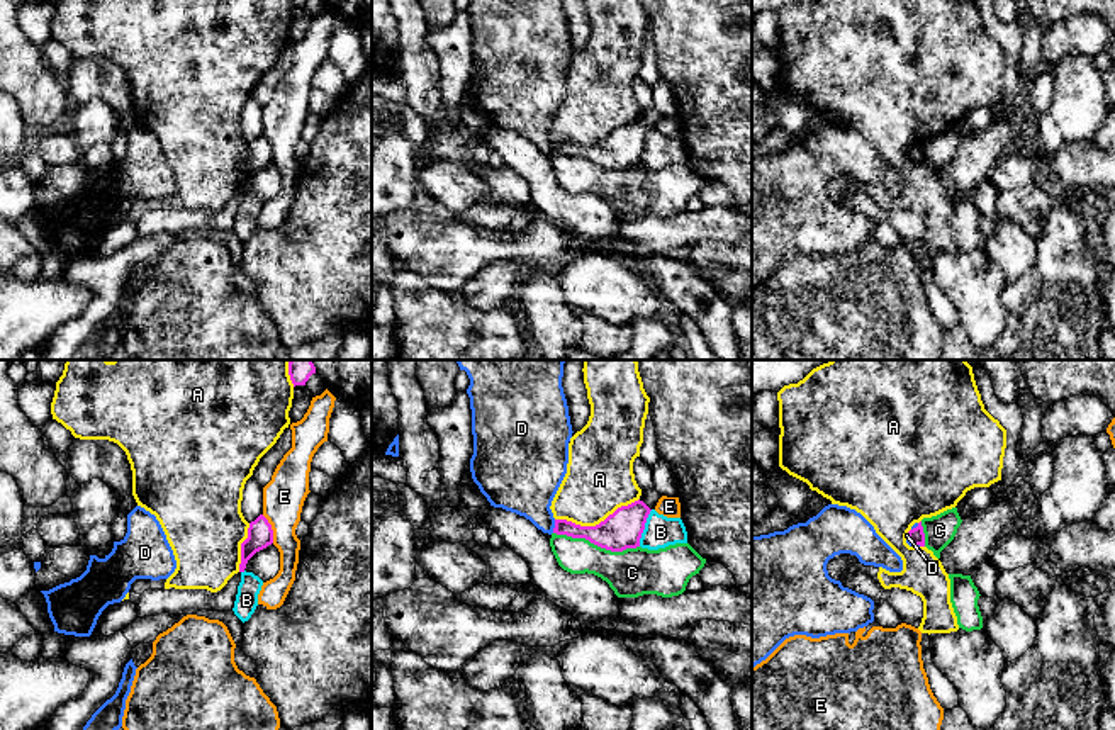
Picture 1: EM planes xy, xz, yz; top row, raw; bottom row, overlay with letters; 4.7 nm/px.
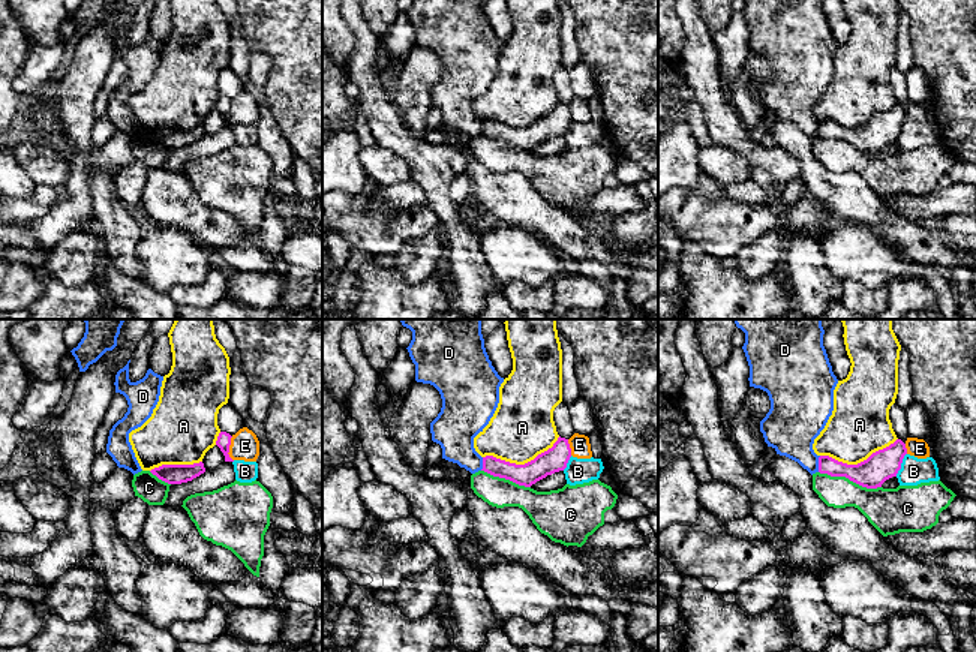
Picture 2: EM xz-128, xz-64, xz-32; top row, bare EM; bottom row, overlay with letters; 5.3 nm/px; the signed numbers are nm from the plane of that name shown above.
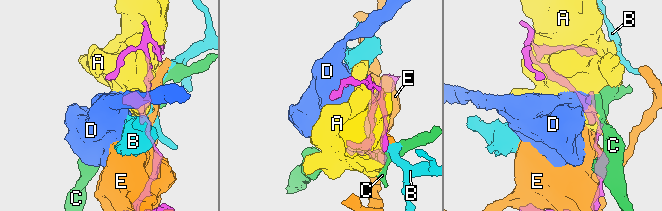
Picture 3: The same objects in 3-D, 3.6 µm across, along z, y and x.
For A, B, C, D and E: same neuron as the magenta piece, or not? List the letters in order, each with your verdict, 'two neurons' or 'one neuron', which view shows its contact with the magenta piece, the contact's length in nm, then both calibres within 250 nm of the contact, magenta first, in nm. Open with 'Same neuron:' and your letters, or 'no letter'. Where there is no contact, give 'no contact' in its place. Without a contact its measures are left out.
Same neuron: no letter
A: two neurons; contact in xz; length 420 nm; calibres 180 and 320 nm
B: two neurons; contact in xz; length 190 nm; calibres 180 and 150 nm
C: two neurons; contact in xz; length 420 nm; calibres 180 and 220 nm
D: two neurons; contact in xz; length 70 nm; calibres 130 and 300 nm
E: two neurons; contact in xy; length 150 nm; calibres 120 and 200 nm

